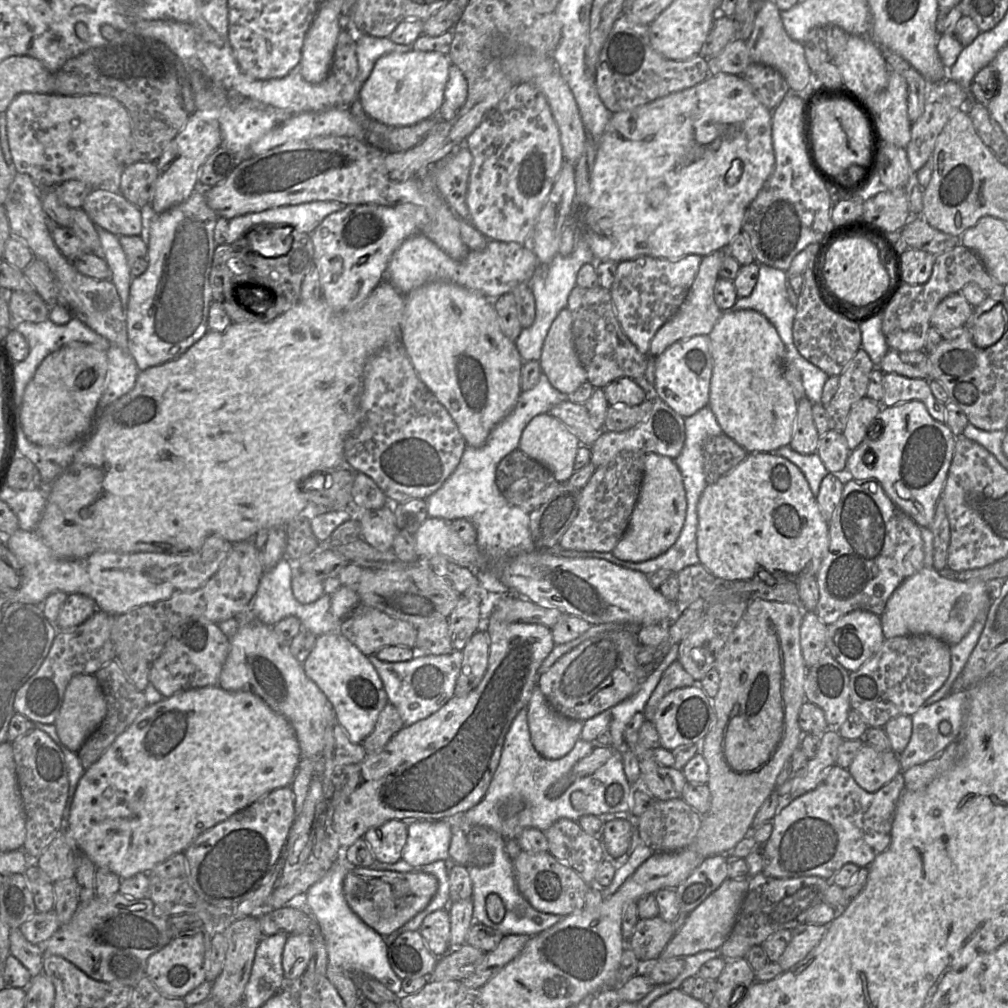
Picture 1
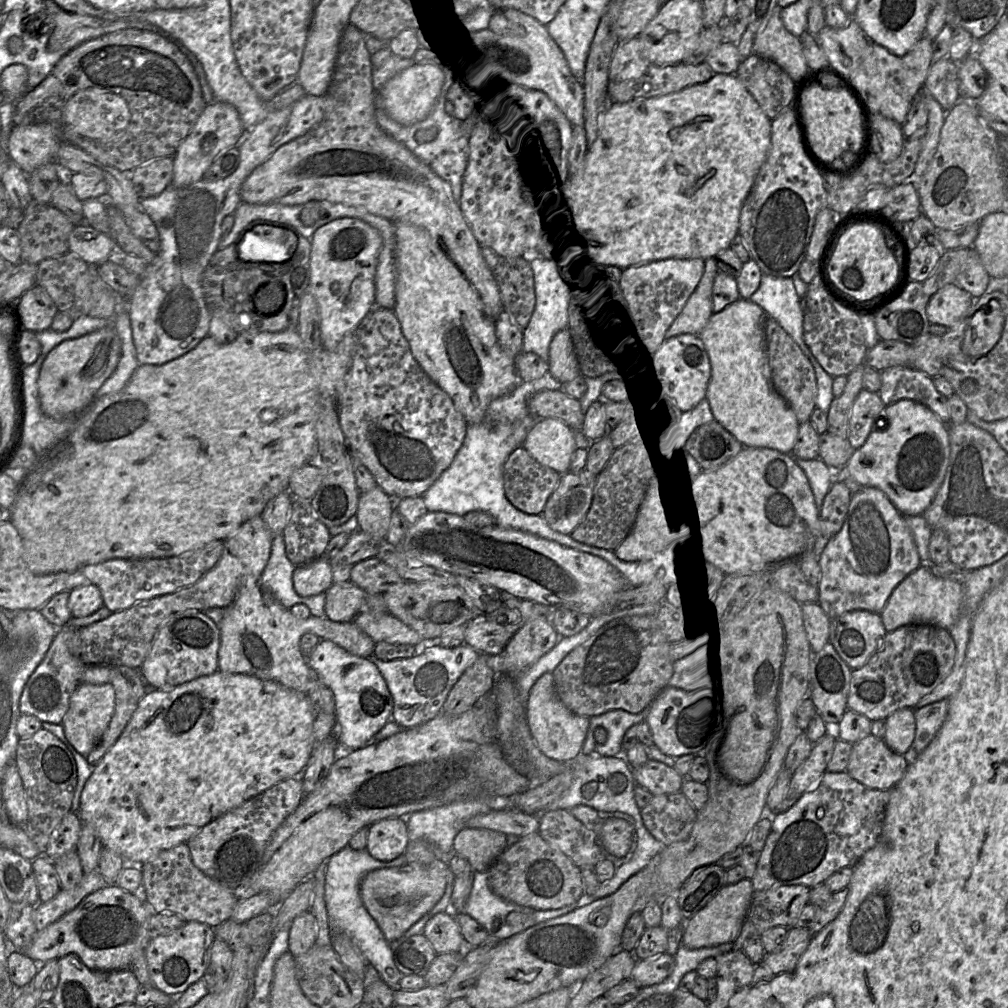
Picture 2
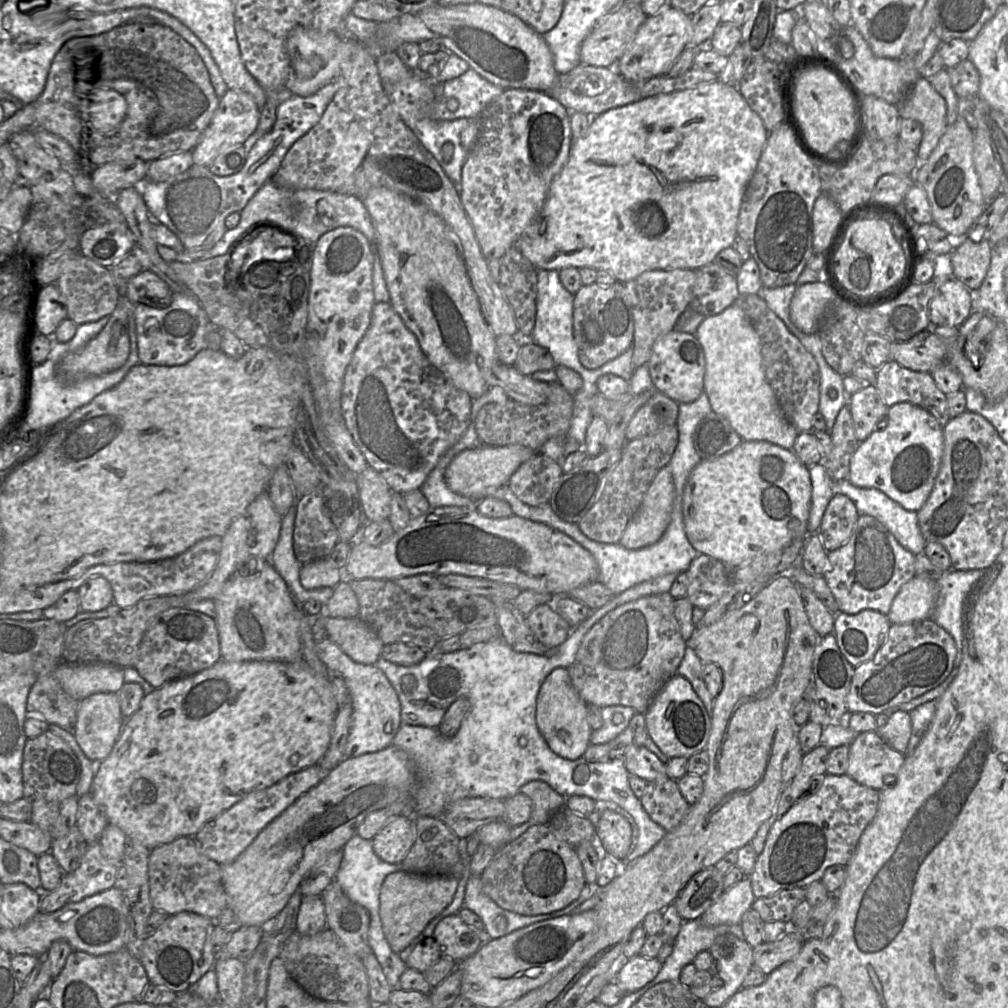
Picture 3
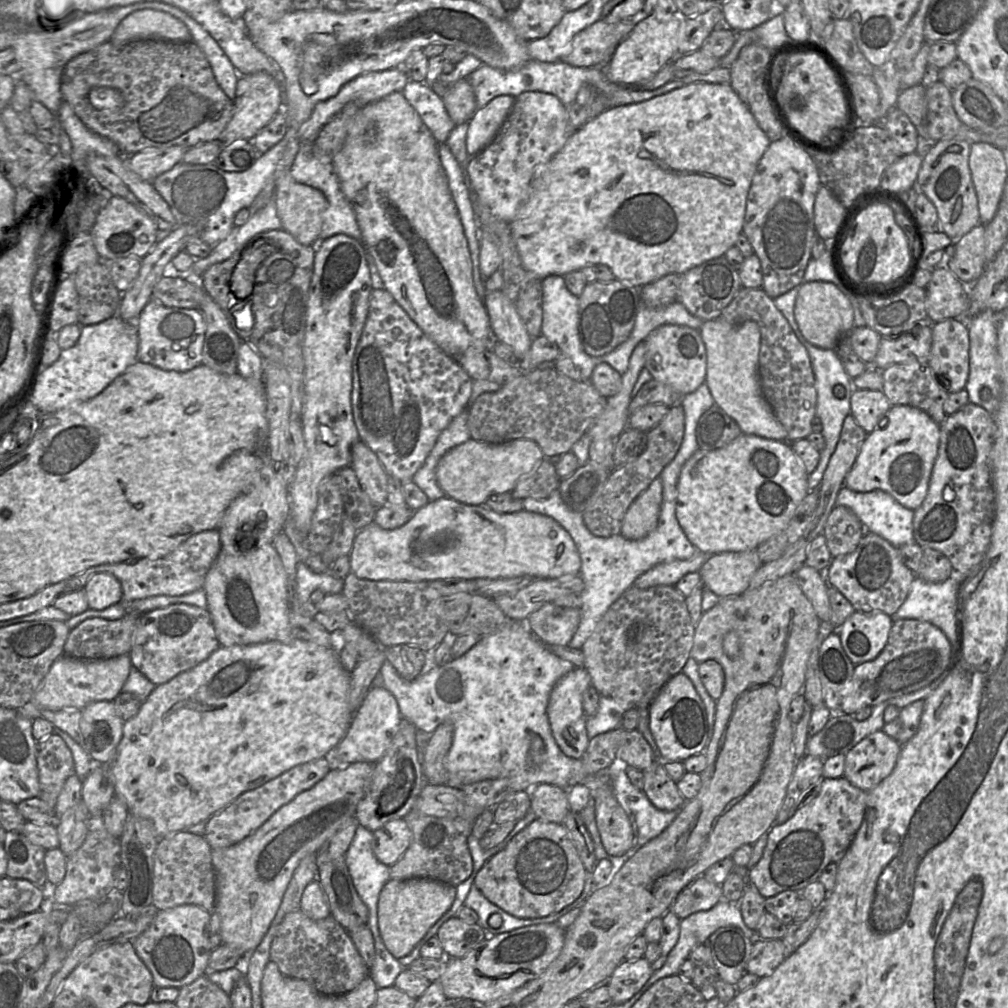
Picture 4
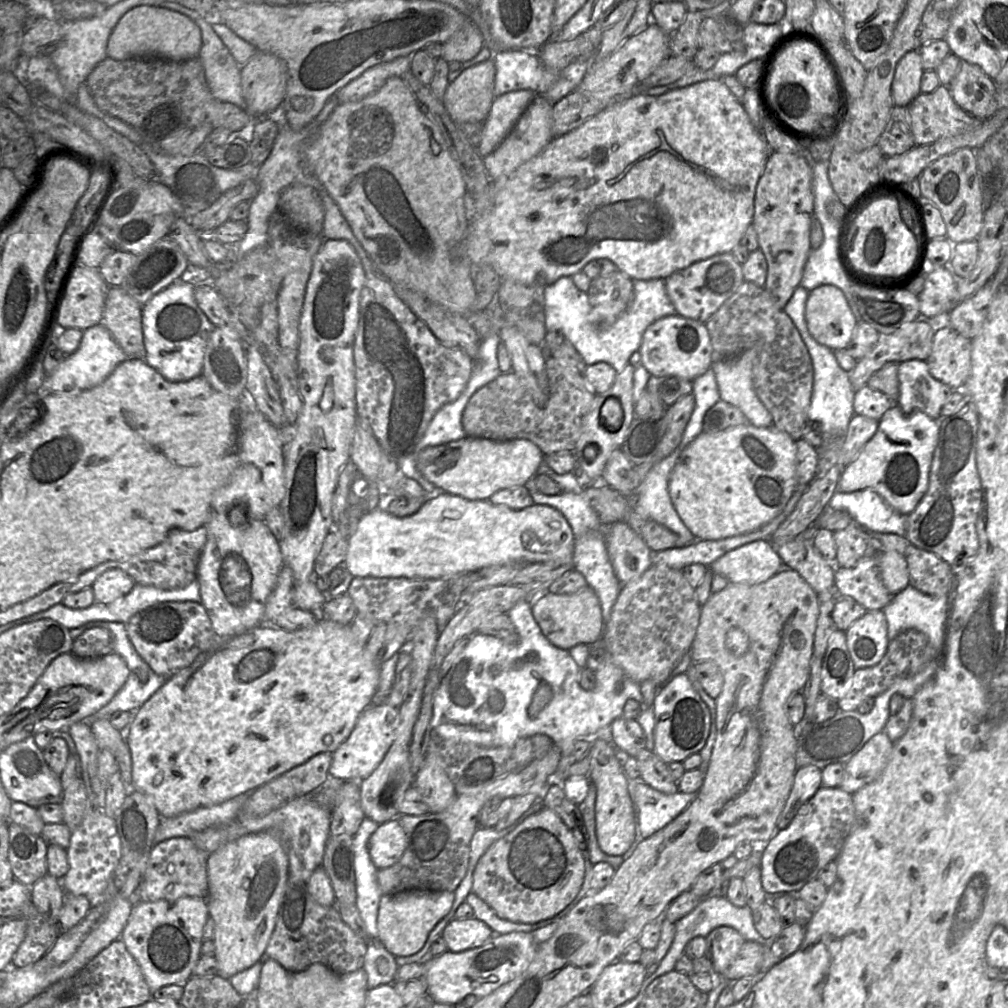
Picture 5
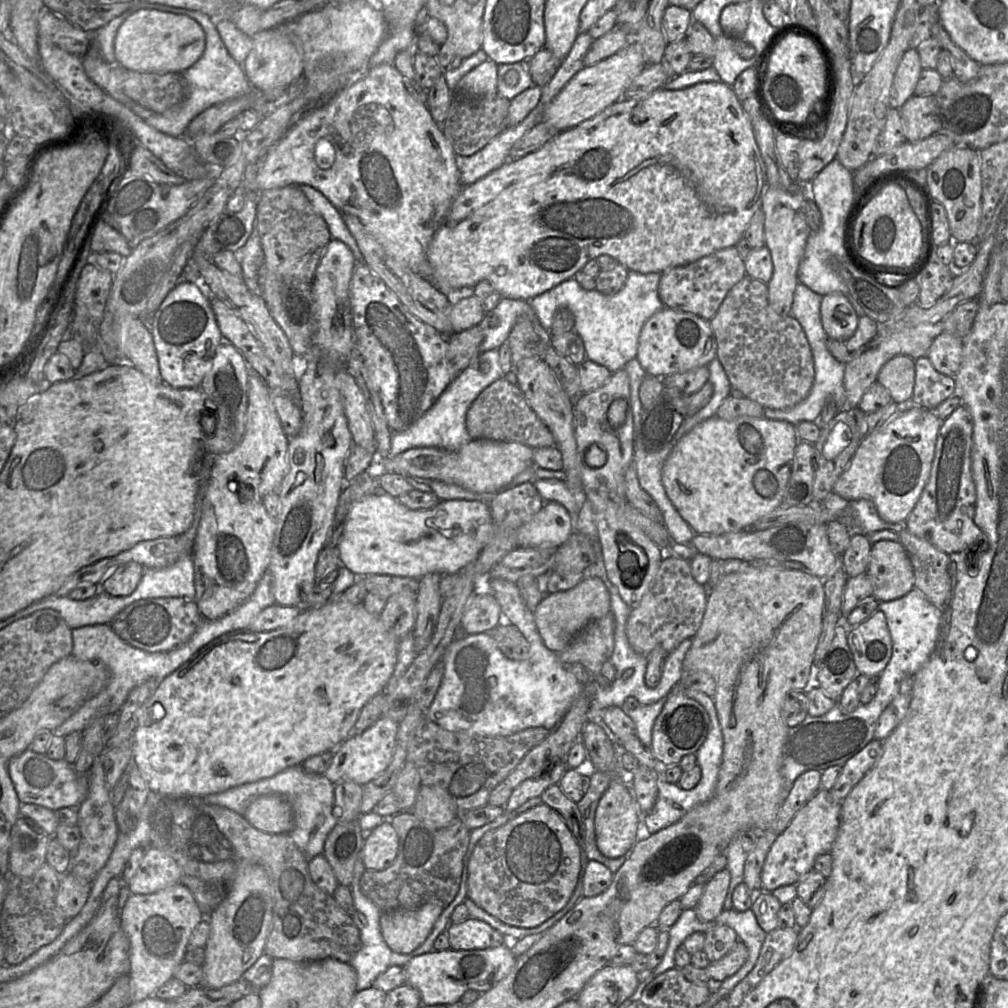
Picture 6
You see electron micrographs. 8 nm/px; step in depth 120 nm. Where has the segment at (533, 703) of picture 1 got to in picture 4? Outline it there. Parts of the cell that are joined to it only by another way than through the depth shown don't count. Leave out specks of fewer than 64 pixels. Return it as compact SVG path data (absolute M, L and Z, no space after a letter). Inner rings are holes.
M575 667L554 685L547 705L547 716L552 735L561 751L574 759L582 757L590 740L586 731L587 716L583 709L583 693L590 685L590 676L587 670L583 667Z

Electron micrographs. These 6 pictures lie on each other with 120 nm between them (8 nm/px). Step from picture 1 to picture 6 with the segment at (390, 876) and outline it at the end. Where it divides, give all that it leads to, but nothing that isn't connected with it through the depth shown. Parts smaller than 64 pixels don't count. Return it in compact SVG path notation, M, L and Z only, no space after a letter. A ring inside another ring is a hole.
M426 903L412 910L382 912L380 928L384 941L392 952L409 954L429 936L446 907Z

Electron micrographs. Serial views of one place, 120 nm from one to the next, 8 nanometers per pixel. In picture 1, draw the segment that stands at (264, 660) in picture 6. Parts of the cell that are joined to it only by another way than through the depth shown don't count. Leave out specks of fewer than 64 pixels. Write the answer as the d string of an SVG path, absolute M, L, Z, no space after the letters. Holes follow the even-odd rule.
M219 685L181 691L156 704L147 705L102 756L85 770L74 794L66 830L76 841L80 852L97 868L108 868L121 879L130 878L138 873L148 873L173 855L184 853L189 845L206 830L227 820L269 792L291 786L299 761L300 747L292 725L258 696L247 691L229 692Z

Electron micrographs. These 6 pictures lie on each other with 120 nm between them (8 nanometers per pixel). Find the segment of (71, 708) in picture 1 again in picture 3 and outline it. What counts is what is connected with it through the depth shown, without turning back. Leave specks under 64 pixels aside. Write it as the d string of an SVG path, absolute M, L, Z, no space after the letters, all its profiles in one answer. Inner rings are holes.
M96 693L79 703L73 735L80 748L91 761L103 761L111 753L126 719L121 713L117 693Z

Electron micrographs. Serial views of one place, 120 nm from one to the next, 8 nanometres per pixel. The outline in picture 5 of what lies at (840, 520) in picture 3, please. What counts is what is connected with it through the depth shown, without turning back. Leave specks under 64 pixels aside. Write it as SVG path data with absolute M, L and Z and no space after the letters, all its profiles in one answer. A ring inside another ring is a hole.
M850 525L835 531L833 536L837 547L836 561L839 567L855 566L870 551L864 532L858 525Z

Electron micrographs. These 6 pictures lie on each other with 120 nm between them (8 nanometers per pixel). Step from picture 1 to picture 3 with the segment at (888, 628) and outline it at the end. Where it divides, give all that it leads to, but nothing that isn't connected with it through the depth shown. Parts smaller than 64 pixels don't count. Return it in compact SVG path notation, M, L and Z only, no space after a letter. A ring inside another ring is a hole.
M915 575L894 597L887 618L891 624L930 619L937 596L937 580Z

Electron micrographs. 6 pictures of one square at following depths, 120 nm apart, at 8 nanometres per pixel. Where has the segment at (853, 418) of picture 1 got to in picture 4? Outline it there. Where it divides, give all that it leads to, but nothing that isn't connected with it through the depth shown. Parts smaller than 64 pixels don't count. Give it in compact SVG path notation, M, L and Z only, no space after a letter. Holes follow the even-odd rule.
M854 389L850 398L850 414L857 424L869 434L892 407L882 391Z

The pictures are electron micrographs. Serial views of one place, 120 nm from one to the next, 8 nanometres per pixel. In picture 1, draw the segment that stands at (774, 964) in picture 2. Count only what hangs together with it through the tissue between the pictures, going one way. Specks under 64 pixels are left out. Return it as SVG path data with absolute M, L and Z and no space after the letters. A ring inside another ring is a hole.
M802 924L791 930L791 940L777 962L783 971L794 967L817 946L826 932L826 927Z

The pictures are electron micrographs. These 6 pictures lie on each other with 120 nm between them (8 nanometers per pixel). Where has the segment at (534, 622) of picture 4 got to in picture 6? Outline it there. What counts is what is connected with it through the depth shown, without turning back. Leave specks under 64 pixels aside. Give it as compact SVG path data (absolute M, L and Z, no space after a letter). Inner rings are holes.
M585 577L570 590L547 594L533 614L545 646L559 654L569 645L574 636L591 621L611 613L610 604L610 594L604 582L598 577Z

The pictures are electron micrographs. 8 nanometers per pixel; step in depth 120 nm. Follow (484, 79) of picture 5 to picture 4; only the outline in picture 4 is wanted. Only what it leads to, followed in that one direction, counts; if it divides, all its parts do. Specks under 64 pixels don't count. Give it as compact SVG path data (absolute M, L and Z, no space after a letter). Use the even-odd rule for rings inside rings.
M466 78L451 84L442 99L456 125L468 123L477 110L473 89Z

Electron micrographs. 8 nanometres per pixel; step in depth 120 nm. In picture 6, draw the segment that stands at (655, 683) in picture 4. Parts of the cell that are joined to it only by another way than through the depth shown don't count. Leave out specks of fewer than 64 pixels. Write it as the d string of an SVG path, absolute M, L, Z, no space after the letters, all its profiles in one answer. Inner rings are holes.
M665 555L657 575L637 606L631 608L627 622L626 635L633 650L647 656L656 646L661 646L668 654L687 638L693 638L701 626L707 605L709 589L694 579L690 560L673 555Z

